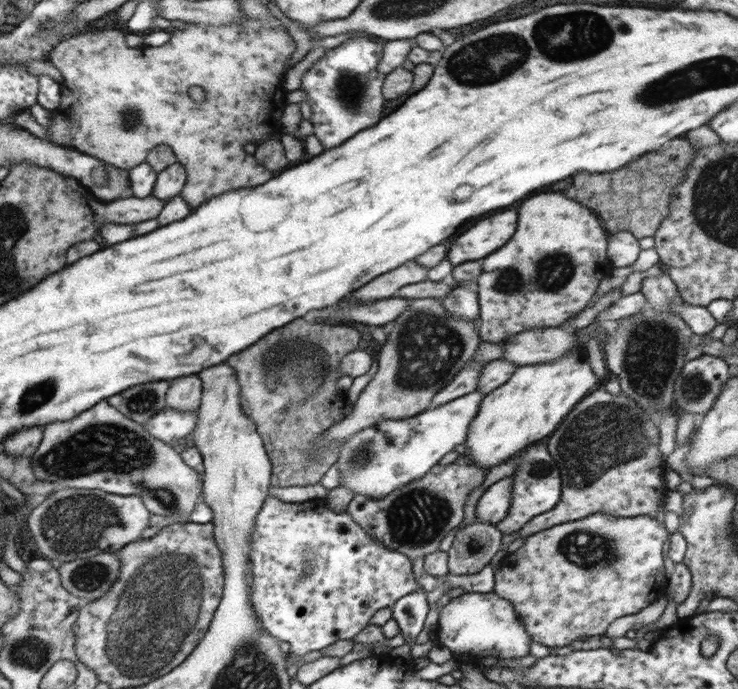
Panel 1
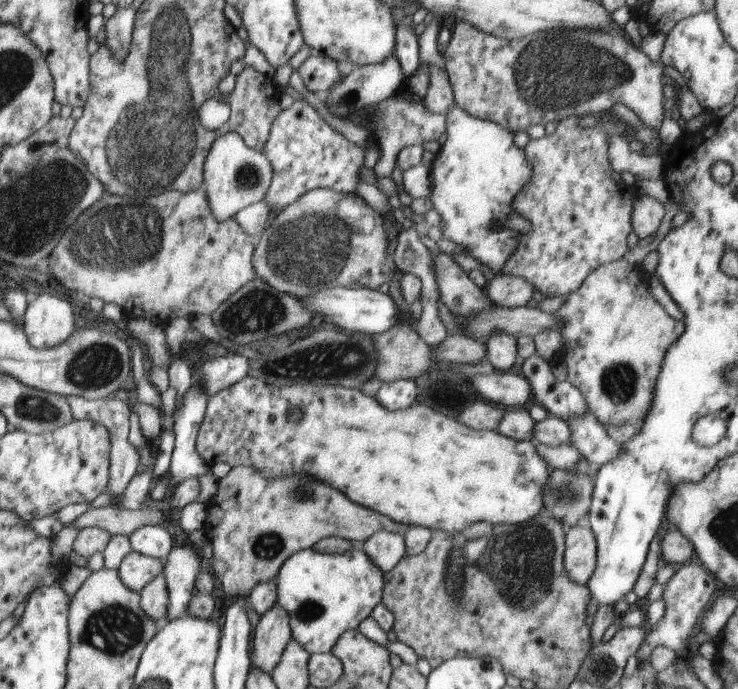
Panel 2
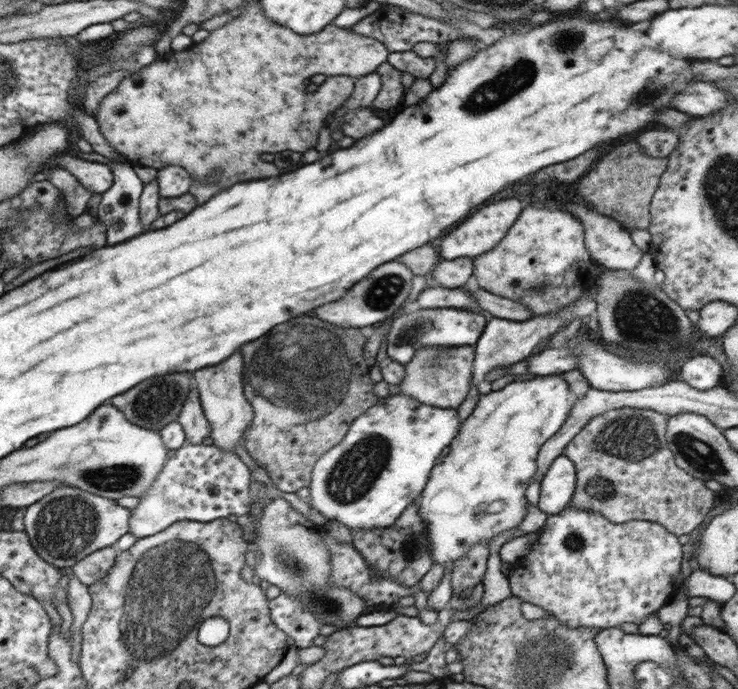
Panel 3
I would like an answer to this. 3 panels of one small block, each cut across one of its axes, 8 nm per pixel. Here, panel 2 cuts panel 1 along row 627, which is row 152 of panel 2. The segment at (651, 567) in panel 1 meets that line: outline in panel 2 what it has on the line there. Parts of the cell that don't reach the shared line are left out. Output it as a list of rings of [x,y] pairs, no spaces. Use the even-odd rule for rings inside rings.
[[[609,111],[596,114],[598,120],[592,128],[580,128],[583,118],[573,115],[556,124],[552,134],[538,140],[531,139],[523,149],[532,175],[528,185],[516,194],[513,212],[530,222],[530,230],[521,234],[511,258],[504,264],[503,275],[513,275],[530,282],[545,297],[569,296],[600,266],[623,259],[628,252],[628,236],[632,229],[633,201],[638,195],[635,186],[624,185],[621,174],[614,172],[608,158],[608,140],[612,136],[633,134],[628,123]]]

